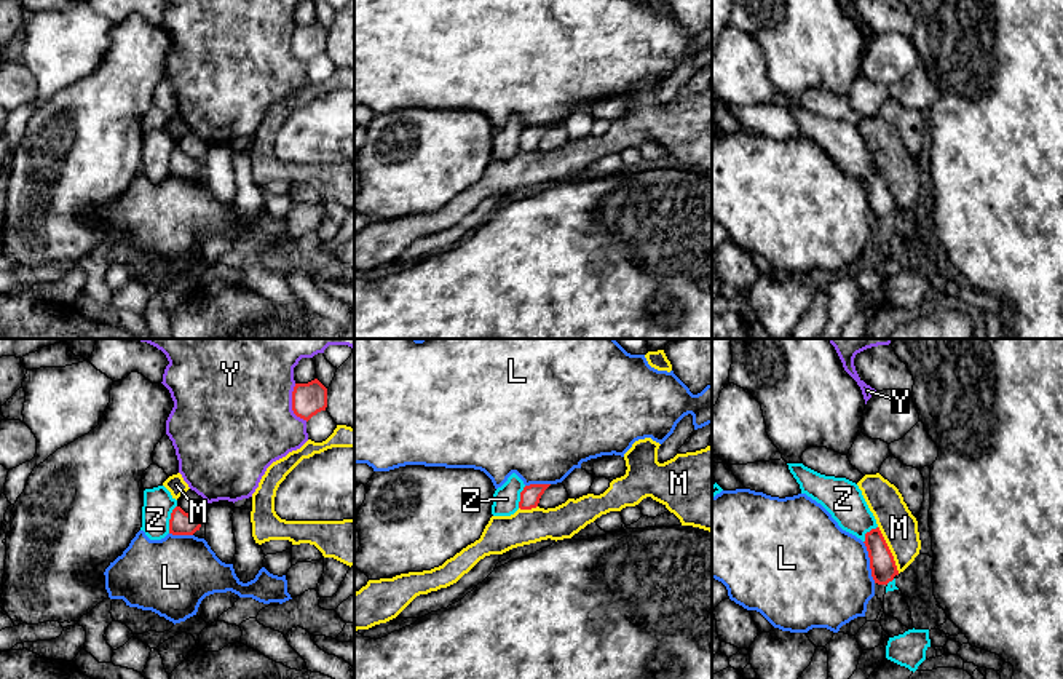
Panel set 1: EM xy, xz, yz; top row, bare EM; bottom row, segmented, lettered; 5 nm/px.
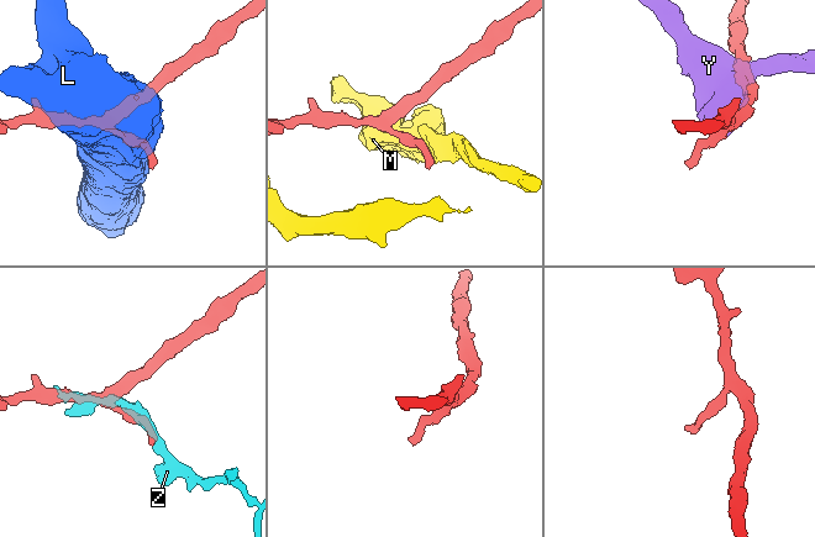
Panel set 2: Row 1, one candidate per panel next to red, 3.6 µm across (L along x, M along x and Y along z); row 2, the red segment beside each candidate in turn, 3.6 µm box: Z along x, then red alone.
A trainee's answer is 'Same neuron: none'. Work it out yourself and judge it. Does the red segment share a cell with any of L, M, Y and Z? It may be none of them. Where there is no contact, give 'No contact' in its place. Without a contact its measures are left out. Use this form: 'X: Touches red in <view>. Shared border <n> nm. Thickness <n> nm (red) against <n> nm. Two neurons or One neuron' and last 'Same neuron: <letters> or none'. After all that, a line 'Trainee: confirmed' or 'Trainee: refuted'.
L: Touches red in yz. Shared border 220 nm. Thickness 130 nm (red) against 480 nm. Two neurons
M: Touches red in yz. Shared border 260 nm. Thickness 130 nm (red) against 190 nm. Two neurons
Y: Touches red in xy. Shared border 200 nm. Thickness 160 nm (red) against 500 nm. Two neurons
Z: Touches red in xy. Shared border 150 nm. Thickness 120 nm (red) against 160 nm. Two neurons
Same neuron: none
Trainee: confirmed

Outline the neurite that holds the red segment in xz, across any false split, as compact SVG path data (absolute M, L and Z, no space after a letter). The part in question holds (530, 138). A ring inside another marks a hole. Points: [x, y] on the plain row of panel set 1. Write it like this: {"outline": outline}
{"outline": "M530 126L525 128L524 133L520 134L520 144L519 150L520 152L532 152L536 150L539 145L541 137L551 126Z"}

